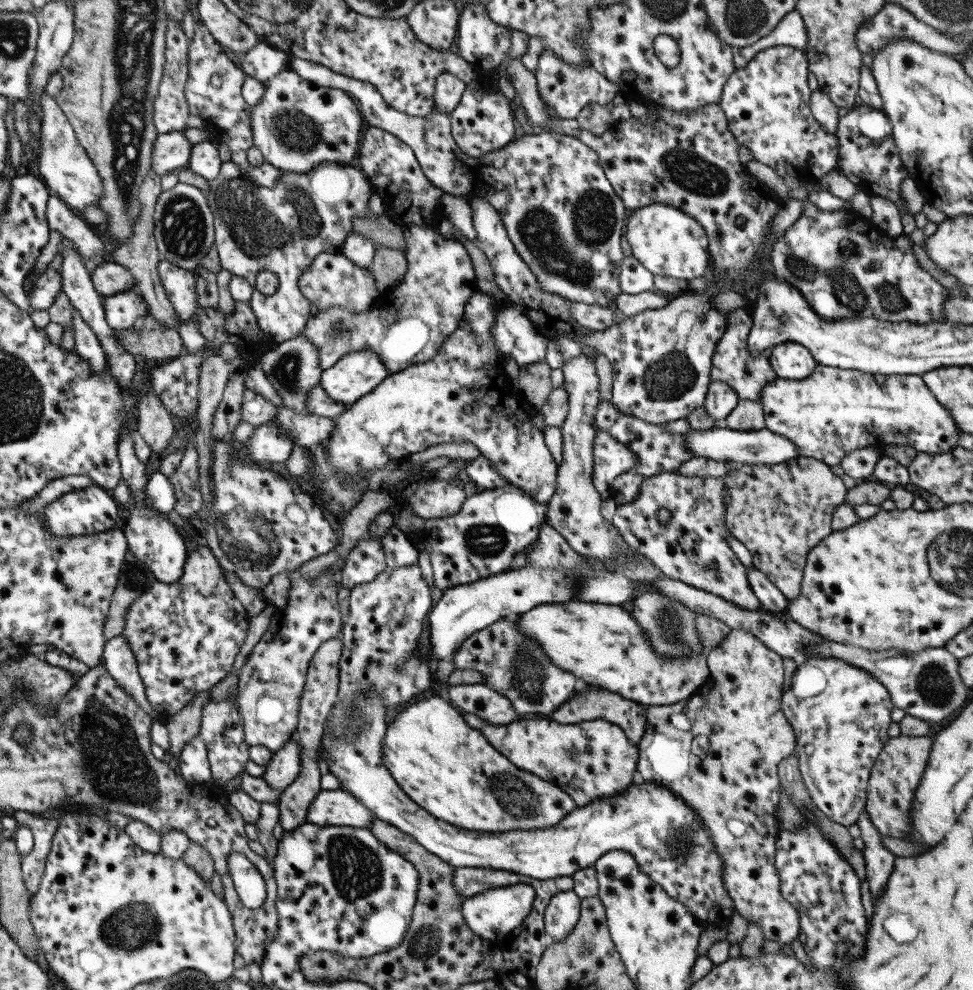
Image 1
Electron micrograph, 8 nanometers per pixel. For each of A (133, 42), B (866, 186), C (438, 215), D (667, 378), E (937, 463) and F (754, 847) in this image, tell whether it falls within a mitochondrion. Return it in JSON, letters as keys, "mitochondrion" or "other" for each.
{"A":"mitochondrion","B":"other","C":"other","D":"mitochondrion","E":"other","F":"other"}

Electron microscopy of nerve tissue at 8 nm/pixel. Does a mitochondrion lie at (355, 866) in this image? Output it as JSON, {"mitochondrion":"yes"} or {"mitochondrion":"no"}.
{"mitochondrion":"yes"}

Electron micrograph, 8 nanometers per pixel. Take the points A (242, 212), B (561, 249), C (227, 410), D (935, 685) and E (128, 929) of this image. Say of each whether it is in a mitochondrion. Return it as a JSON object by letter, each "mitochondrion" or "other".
{"A":"mitochondrion","B":"mitochondrion","C":"other","D":"mitochondrion","E":"mitochondrion"}

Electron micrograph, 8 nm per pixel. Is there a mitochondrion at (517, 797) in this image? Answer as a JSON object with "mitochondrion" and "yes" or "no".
{"mitochondrion":"yes"}

